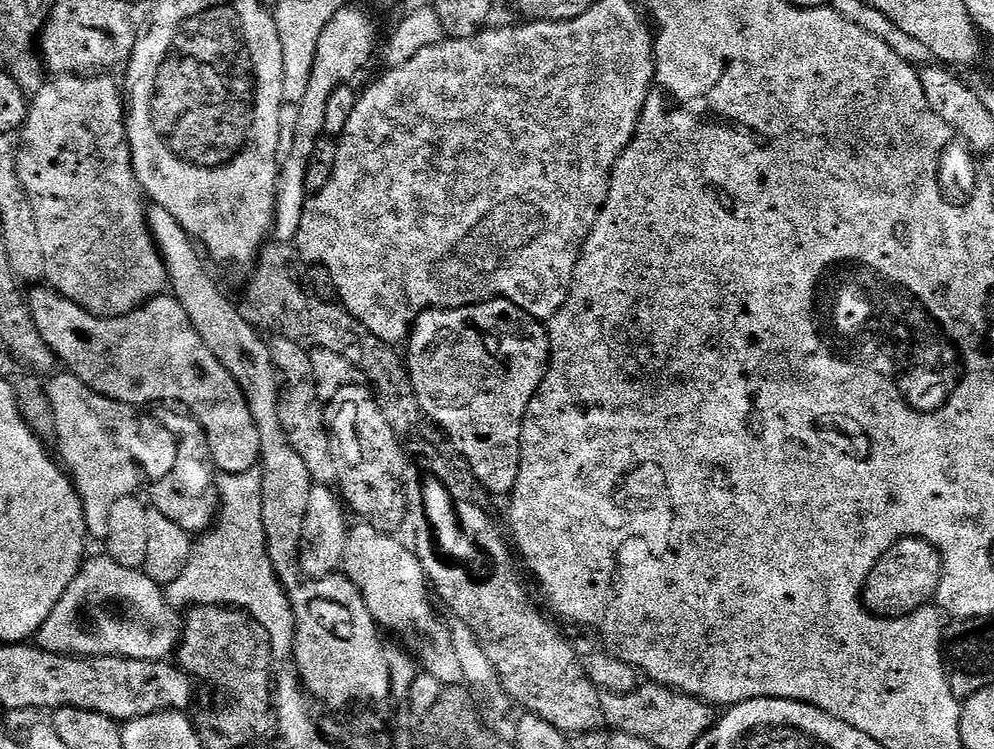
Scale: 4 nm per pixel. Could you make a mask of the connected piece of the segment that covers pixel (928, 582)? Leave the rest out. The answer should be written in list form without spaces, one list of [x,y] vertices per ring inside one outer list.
[[[906,536],[882,554],[866,578],[862,593],[864,606],[873,616],[883,616],[886,620],[908,616],[936,600],[940,575],[943,573],[944,562],[940,559],[940,551],[933,544],[915,536]]]

